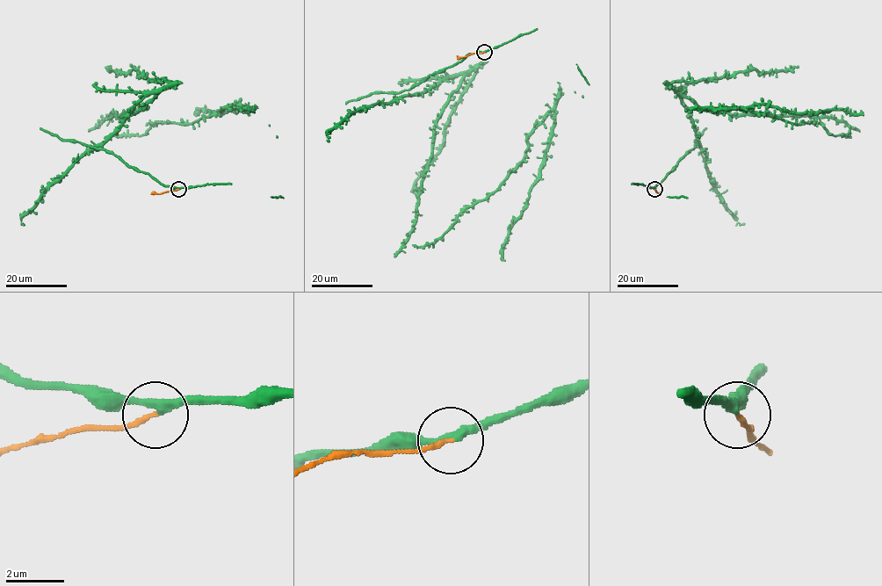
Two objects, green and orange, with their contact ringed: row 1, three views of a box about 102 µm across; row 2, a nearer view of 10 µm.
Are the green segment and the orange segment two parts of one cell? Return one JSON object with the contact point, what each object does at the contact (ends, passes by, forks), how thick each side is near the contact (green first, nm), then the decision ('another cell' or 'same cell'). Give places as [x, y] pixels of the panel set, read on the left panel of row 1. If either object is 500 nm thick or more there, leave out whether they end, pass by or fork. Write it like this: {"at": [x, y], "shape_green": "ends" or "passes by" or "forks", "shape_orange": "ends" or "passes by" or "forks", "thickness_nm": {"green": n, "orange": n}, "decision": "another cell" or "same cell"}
{"at": [178, 189], "shape_green": "passes by", "shape_orange": "ends", "thickness_nm": {"green": 280, "orange": 150}, "decision": "same cell"}

